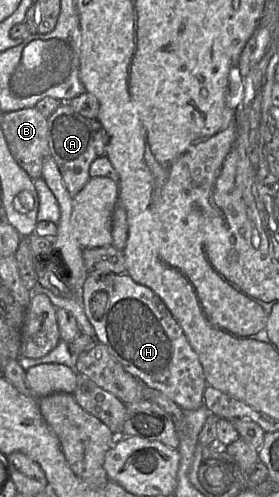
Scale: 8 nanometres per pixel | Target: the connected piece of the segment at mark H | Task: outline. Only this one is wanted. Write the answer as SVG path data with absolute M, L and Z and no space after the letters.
M127 273L89 275L83 285L81 302L95 330L96 340L108 348L126 372L162 392L184 411L193 411L204 405L207 383L202 364L183 329L154 291L136 283Z

